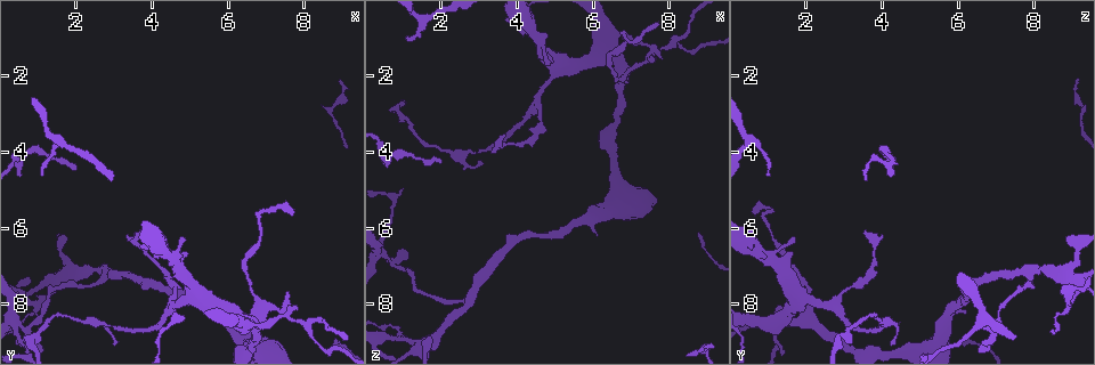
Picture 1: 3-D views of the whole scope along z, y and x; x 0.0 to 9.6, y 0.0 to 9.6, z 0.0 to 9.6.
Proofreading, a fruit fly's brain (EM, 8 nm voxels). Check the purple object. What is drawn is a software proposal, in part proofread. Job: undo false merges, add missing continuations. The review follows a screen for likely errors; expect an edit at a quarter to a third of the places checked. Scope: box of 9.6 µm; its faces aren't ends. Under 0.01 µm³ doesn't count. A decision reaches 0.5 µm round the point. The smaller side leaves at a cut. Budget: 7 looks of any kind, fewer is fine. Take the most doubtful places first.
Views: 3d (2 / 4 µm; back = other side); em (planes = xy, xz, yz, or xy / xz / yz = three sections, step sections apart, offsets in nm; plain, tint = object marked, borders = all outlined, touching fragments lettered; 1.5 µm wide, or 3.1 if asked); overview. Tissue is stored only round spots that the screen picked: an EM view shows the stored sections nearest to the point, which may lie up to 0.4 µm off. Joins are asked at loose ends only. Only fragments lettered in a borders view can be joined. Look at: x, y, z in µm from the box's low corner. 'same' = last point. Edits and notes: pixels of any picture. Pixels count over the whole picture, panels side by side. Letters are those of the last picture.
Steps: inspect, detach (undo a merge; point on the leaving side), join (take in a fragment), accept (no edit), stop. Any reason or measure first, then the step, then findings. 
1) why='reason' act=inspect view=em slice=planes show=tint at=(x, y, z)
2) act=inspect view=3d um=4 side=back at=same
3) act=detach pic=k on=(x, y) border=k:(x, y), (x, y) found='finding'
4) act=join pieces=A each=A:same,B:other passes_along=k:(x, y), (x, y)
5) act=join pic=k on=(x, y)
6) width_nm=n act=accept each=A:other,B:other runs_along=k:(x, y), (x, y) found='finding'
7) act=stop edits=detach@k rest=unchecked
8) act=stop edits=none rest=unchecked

why='long arm stops here' act=inspect view=3d um=2 at=(7.70, 5.60, 0.65)

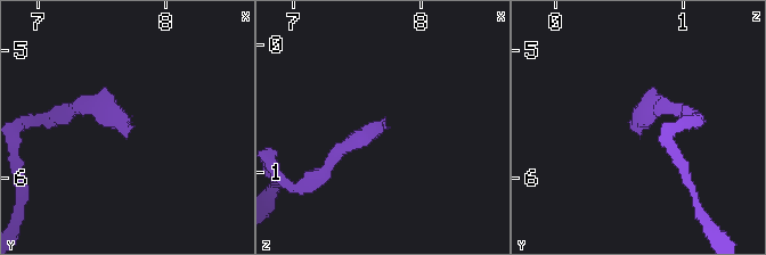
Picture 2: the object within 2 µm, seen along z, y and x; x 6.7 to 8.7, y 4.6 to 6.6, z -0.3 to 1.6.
why='now the EM' act=inspect view=em slice=xy step=8 show=borders at=(7.72, 5.64, 0.64)

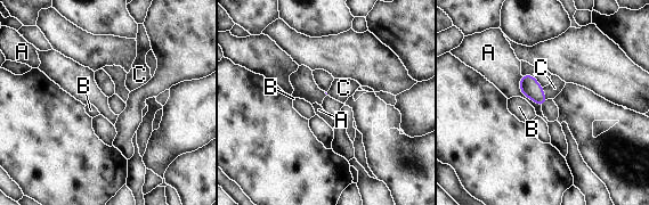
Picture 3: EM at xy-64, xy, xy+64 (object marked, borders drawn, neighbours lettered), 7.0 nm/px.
act=join pieces=C each=A:other,B:other,C:same passes_along=3:(529, 87), (543, 93), (554, 88) found='the cell continues'

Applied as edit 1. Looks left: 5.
why='see it whole again' act=inspect view=overview

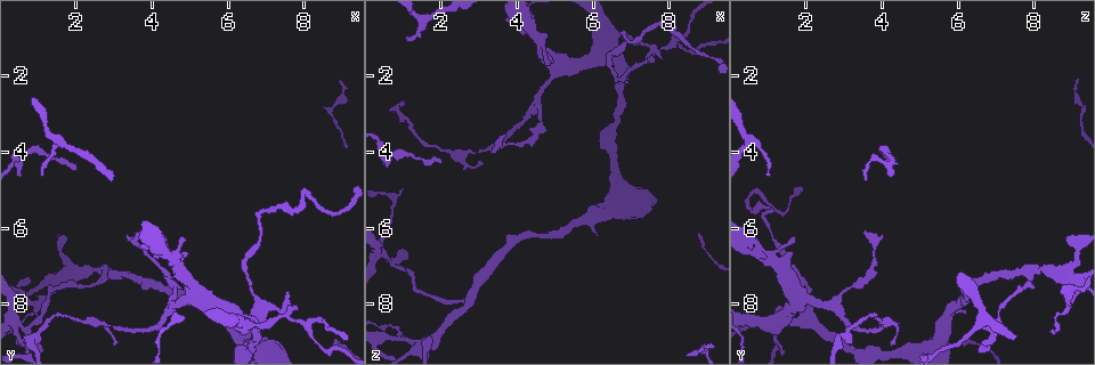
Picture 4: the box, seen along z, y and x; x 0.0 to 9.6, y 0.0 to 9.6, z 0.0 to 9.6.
why='an open end' act=inspect view=em slice=planes show=plain at=(2.00, 4.35, 4.20)

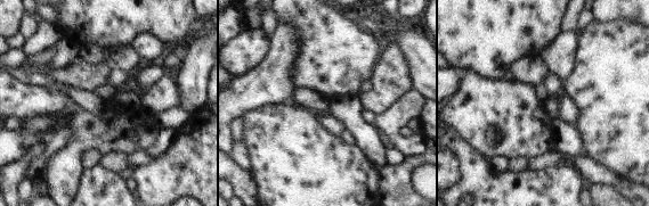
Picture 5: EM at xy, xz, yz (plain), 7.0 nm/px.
act=inspect view=em slice=planes show=borders at=same

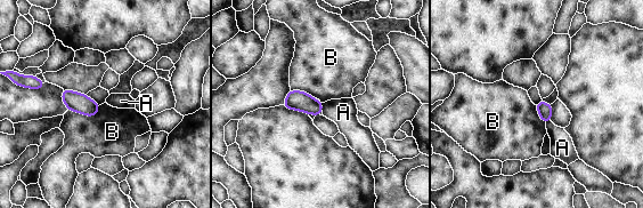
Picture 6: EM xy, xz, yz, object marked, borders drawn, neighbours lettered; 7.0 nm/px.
act=accept each=A:other,B:other border=6:(100, 105), (94, 116), (67, 110) found='none of them fits'

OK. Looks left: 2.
act=stop edits=join@3 rest=unchecked

